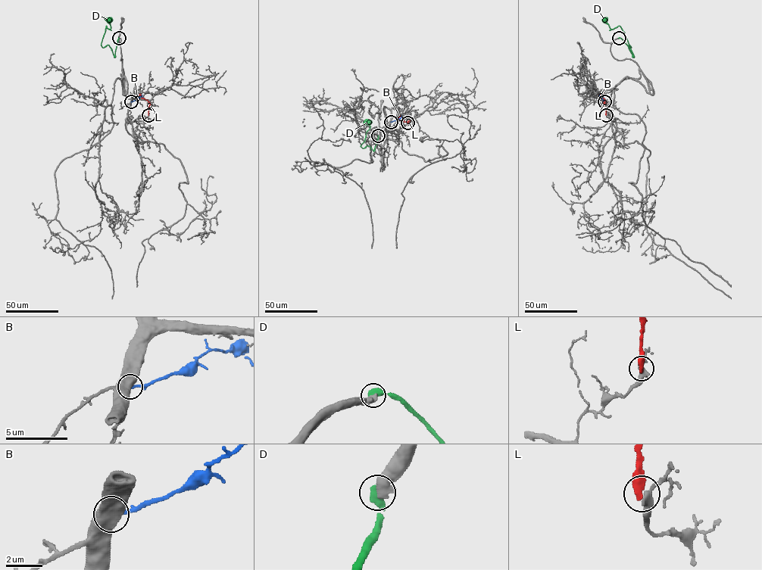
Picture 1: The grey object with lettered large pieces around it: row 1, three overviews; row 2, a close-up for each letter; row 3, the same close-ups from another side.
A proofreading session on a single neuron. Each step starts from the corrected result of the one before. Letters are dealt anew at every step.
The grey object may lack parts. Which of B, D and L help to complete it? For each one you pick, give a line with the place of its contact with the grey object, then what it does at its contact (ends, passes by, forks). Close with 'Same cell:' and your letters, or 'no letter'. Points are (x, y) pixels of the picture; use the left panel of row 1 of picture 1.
Same cell: no letter

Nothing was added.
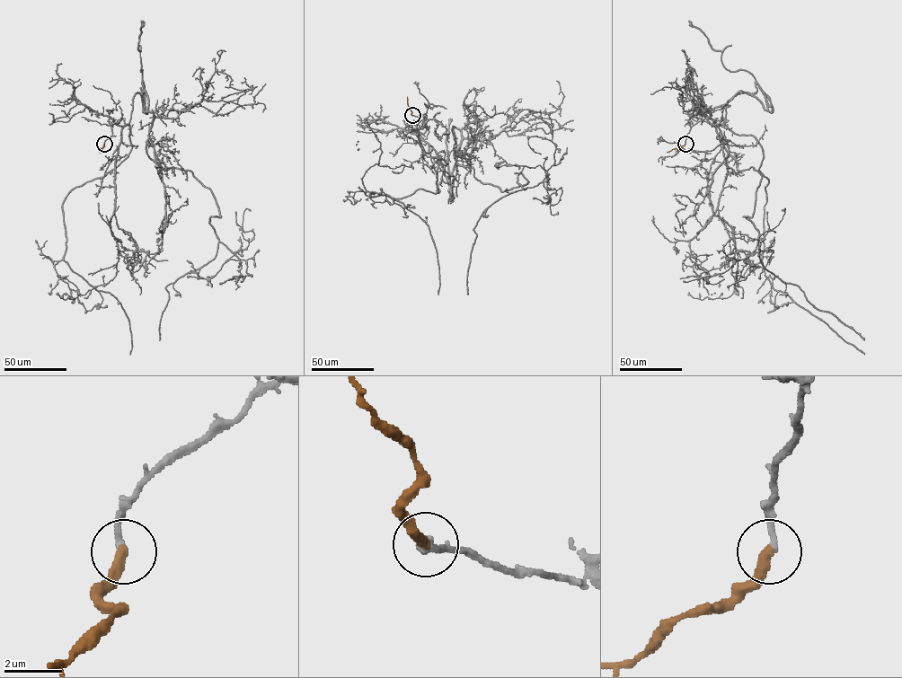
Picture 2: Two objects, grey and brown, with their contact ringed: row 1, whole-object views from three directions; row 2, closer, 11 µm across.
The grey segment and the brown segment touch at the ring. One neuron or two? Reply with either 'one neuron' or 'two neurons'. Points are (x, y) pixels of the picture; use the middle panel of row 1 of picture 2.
one neuron

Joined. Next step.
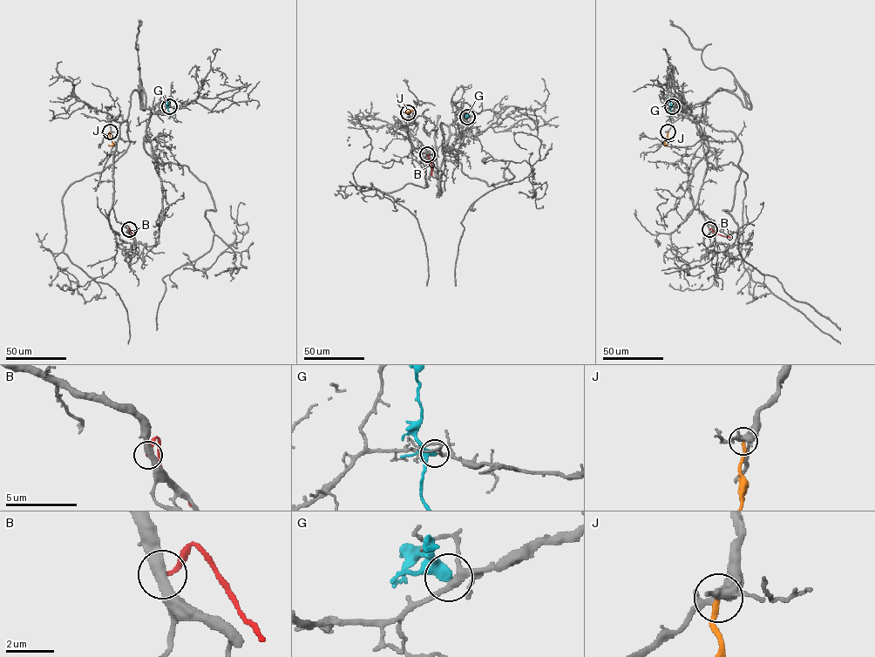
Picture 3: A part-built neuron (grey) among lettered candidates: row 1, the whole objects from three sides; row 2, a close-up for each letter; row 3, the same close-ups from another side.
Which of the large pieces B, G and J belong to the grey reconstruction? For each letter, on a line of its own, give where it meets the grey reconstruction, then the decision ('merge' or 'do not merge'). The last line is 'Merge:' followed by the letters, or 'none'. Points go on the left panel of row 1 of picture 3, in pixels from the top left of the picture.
B: contact (129, 229); do not merge
G: contact (169, 106); do not merge
J: contact (110, 132); do not merge
Merge: none

